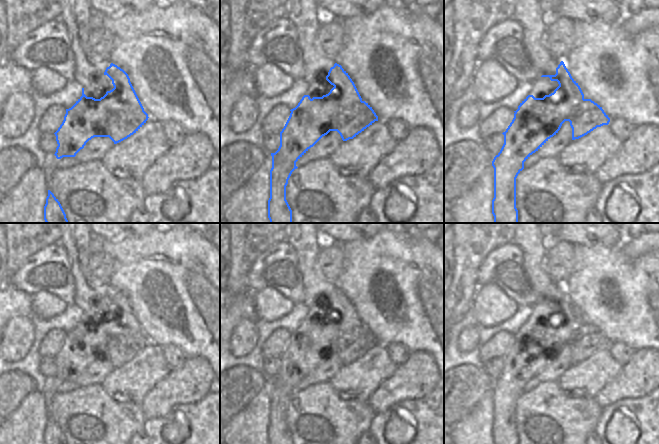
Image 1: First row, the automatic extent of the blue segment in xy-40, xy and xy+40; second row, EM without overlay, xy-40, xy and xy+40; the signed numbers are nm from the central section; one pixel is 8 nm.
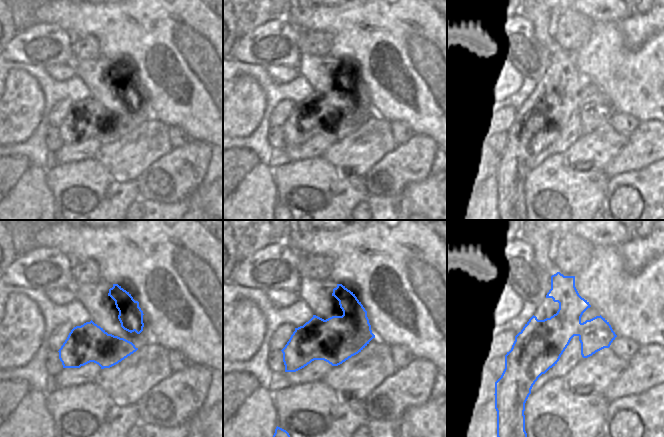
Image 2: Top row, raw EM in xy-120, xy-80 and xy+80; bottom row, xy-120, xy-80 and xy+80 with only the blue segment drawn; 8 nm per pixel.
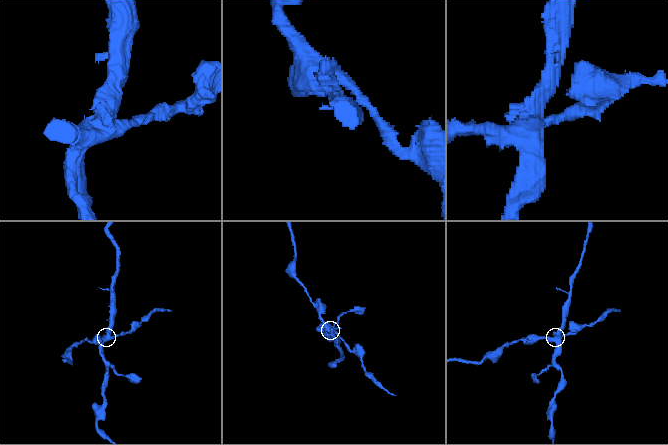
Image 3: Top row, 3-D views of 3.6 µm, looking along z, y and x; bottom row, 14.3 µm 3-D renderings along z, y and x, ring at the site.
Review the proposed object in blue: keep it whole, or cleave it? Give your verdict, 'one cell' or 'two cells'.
two cells

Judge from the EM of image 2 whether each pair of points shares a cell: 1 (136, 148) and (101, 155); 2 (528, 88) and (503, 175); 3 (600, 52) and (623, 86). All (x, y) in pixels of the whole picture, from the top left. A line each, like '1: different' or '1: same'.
1: same
2: different
3: same

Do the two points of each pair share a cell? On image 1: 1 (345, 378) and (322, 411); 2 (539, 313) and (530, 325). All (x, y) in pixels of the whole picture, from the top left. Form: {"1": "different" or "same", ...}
{"1": "different", "2": "same"}

